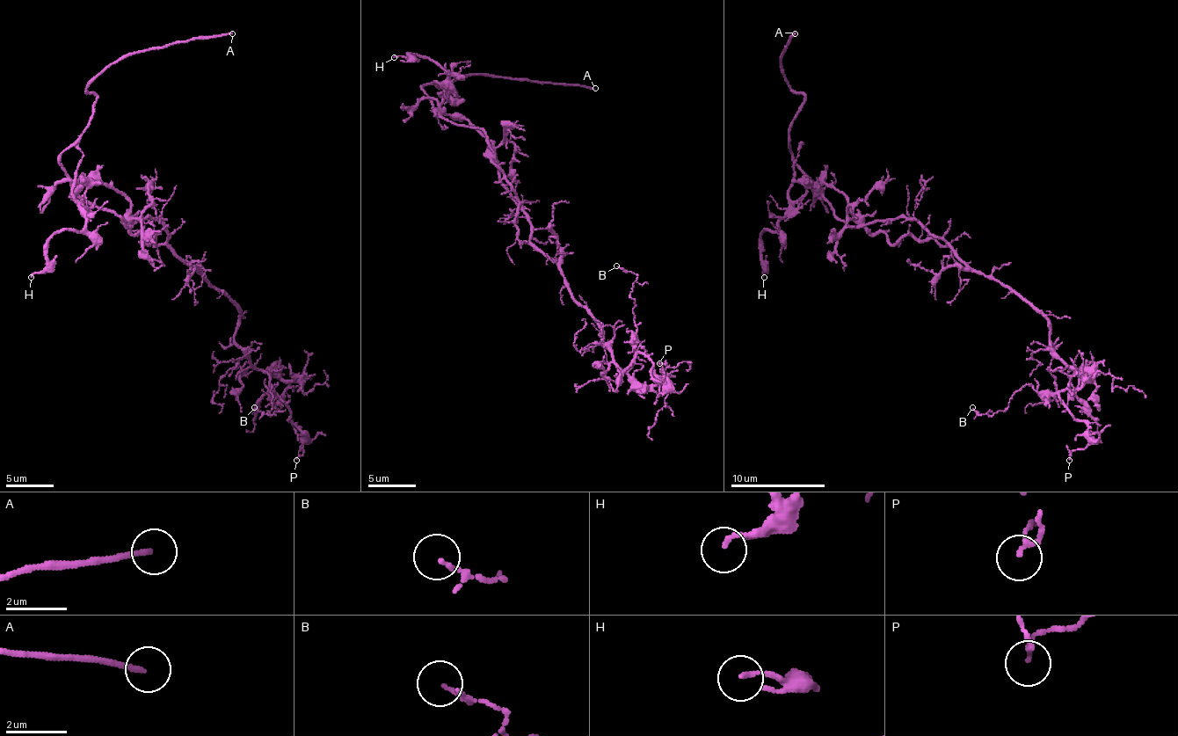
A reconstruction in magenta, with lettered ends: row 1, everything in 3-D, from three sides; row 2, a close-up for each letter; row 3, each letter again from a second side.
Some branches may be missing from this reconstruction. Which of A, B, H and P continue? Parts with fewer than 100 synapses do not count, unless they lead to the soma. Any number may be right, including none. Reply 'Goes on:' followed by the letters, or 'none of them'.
Goes on: A

